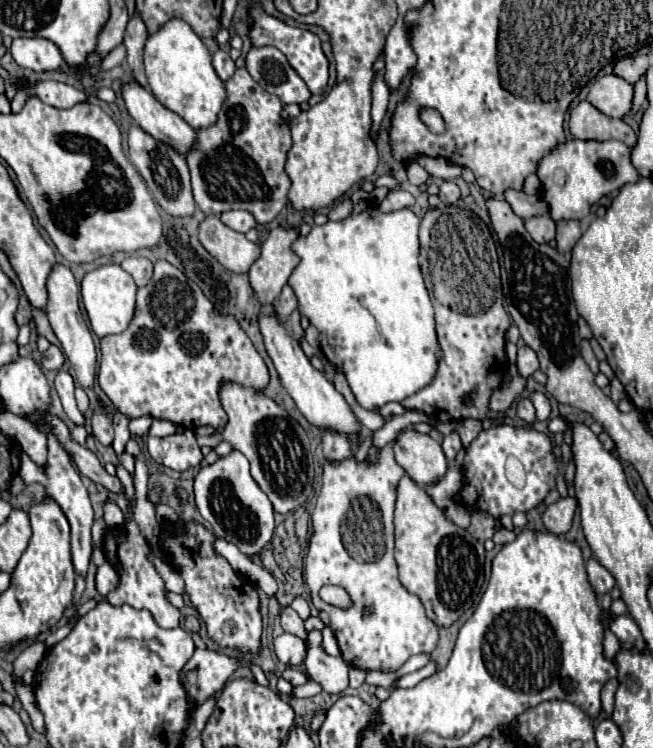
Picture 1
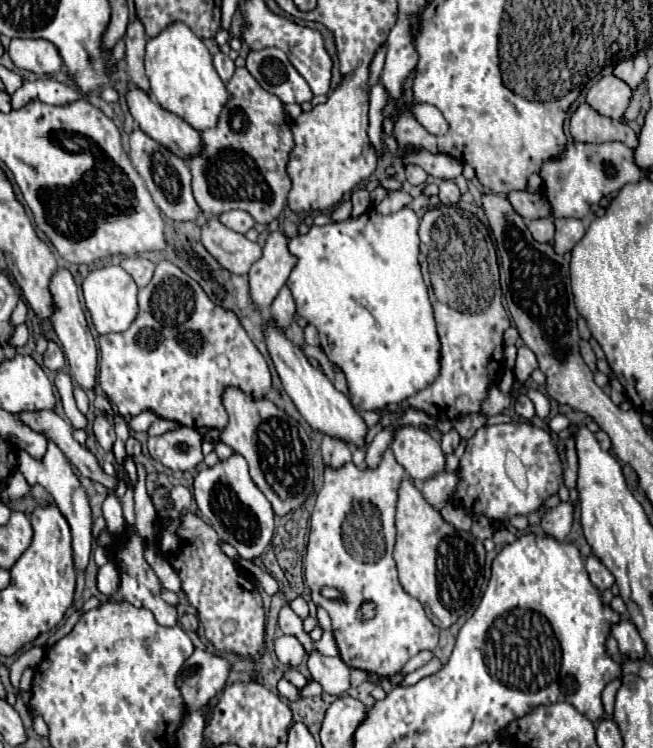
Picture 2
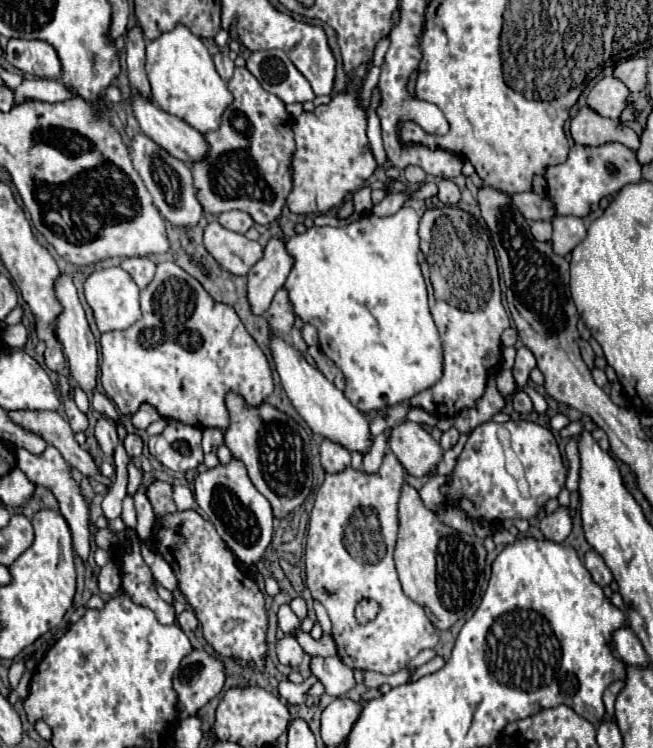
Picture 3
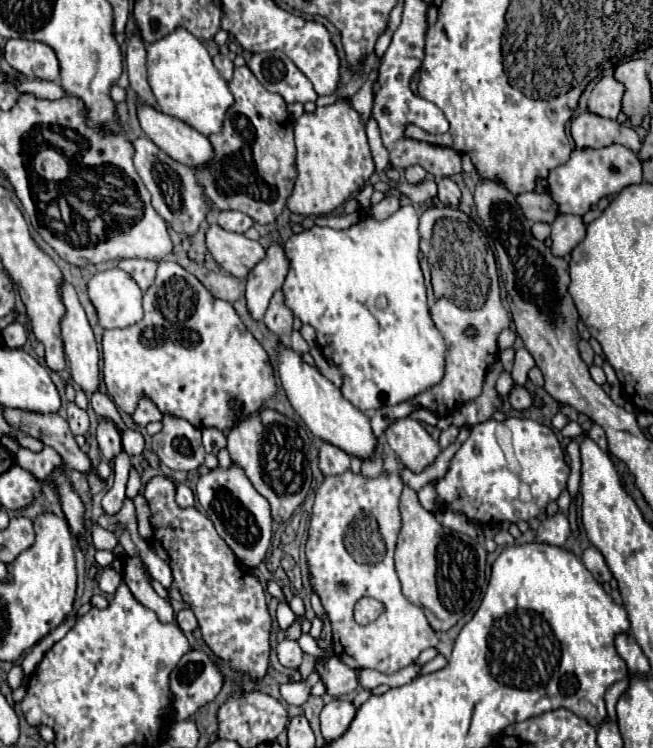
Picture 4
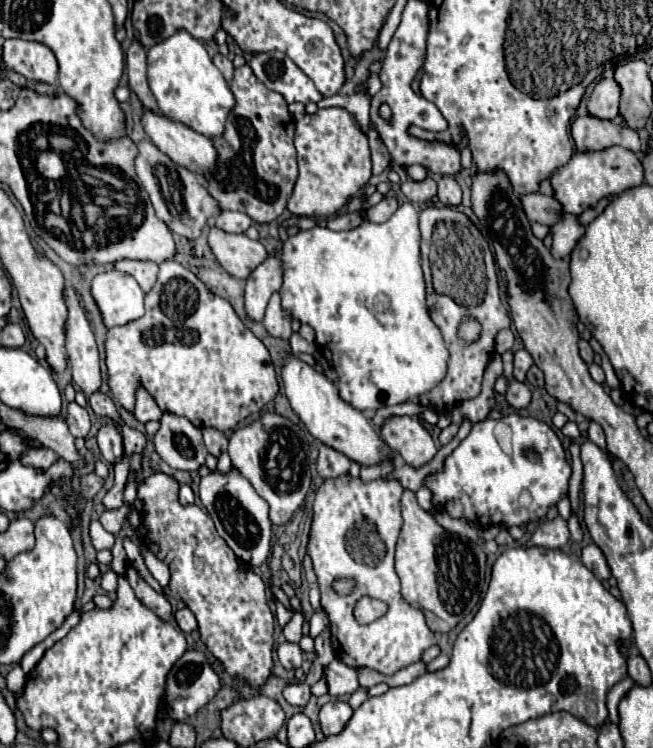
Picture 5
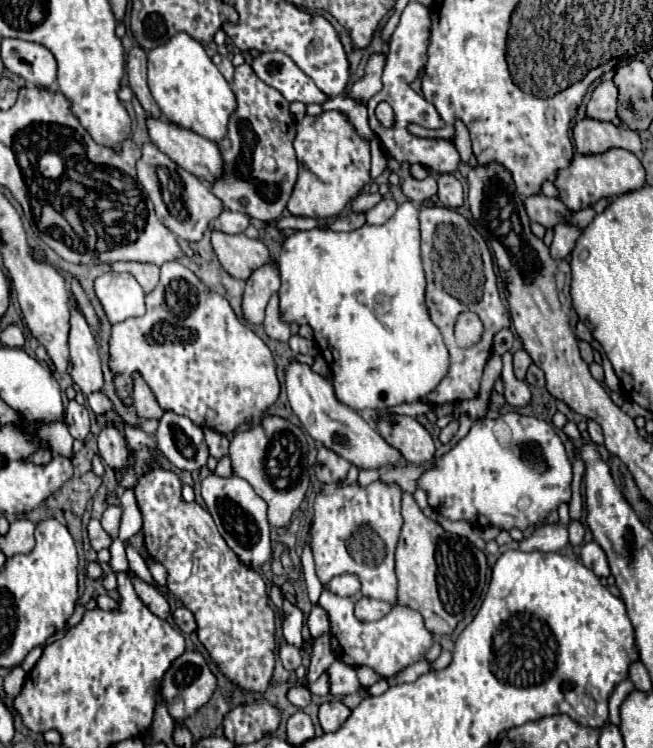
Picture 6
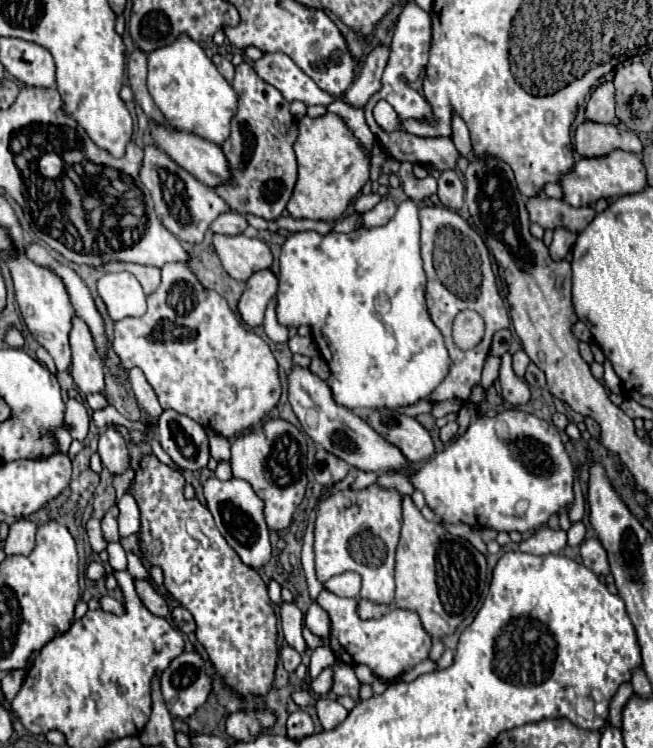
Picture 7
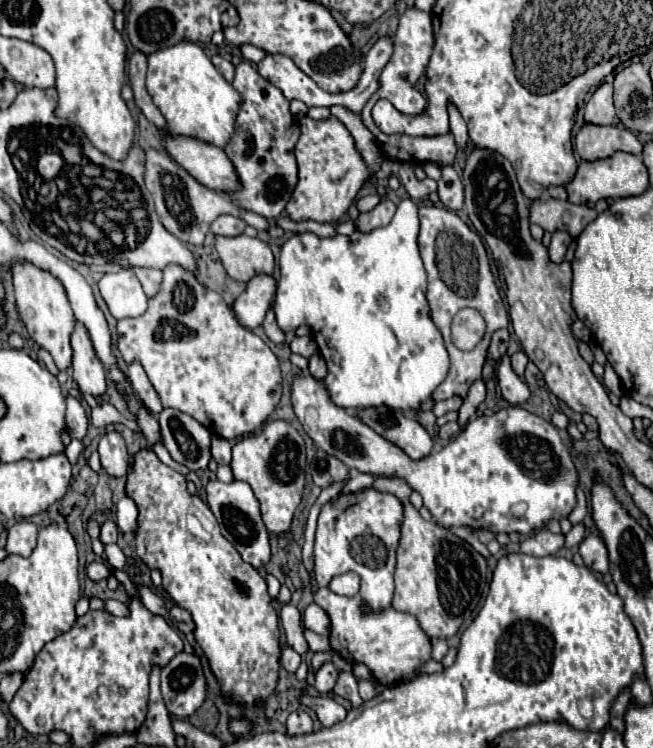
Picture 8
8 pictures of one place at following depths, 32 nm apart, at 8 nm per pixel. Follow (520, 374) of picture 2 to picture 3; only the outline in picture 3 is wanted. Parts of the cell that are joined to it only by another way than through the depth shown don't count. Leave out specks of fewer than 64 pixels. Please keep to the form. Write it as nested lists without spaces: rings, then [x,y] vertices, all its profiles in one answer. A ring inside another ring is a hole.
[[[526,346],[518,348],[518,356],[516,356],[516,364],[514,364],[512,374],[514,374],[514,380],[516,380],[516,384],[518,384],[520,388],[526,386],[528,376],[530,376],[530,372],[532,372],[534,368],[536,368],[536,358],[534,358],[534,354],[532,354]]]

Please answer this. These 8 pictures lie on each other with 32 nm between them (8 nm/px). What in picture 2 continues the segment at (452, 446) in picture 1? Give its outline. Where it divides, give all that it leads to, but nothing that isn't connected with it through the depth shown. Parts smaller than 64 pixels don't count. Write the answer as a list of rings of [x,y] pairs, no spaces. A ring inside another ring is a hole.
[[[450,430],[448,434],[444,434],[444,438],[442,438],[442,450],[446,454],[452,454],[458,446],[460,446],[460,436],[458,436],[456,430]]]

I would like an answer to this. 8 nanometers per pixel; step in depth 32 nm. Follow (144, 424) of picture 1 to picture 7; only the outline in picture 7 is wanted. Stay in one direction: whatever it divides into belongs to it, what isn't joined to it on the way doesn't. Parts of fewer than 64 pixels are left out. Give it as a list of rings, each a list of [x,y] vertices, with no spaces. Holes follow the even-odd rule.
[[[132,368],[130,370],[130,386],[132,386],[132,392],[136,396],[136,402],[138,402],[138,408],[144,416],[148,418],[158,418],[162,414],[162,408],[158,404],[158,398],[152,390],[152,386],[146,382],[144,374],[138,370],[138,368]]]

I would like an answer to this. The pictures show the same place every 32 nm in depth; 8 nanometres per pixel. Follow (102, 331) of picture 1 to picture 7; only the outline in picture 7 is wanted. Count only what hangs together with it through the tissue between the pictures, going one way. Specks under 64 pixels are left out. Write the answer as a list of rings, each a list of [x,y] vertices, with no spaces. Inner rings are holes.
[[[106,272],[96,282],[96,288],[114,322],[146,312],[146,294],[130,272]]]

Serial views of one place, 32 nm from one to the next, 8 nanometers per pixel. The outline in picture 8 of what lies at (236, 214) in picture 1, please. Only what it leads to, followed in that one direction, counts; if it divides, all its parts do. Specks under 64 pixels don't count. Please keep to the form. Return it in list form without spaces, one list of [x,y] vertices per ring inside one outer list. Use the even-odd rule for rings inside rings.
[[[224,214],[224,216],[218,216],[212,224],[210,224],[210,230],[216,234],[216,236],[238,236],[242,234],[246,228],[244,220],[238,218],[238,216],[232,216],[232,214]]]

